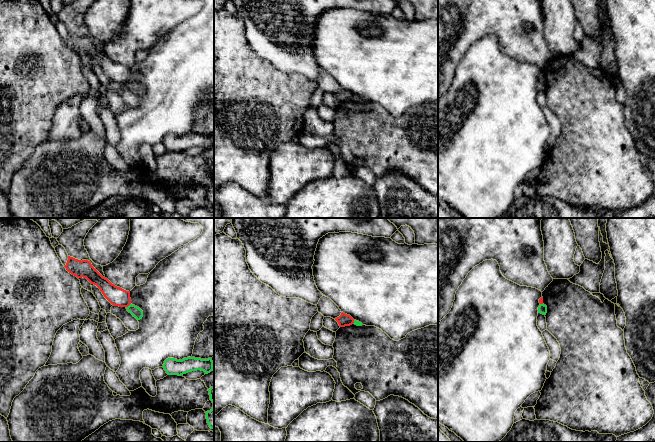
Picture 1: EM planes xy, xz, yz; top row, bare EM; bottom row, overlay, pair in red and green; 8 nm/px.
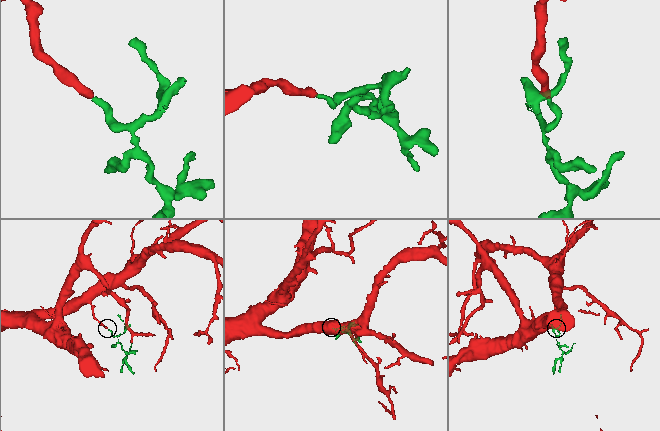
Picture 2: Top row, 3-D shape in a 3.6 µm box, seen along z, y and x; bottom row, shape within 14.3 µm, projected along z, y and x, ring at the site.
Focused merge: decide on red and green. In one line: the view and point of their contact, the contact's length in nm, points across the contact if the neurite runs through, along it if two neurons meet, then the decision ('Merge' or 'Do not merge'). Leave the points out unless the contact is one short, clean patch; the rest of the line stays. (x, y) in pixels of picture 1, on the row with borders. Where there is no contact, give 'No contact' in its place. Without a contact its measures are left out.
Touches red at xy (128, 305). Shared border 50 nm. Boundary: xy (130, 303), (126, 307). Do not merge

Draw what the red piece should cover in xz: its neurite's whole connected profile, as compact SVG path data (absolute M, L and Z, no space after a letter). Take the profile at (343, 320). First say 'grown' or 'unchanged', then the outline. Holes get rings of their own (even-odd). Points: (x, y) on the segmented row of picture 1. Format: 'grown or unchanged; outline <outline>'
unchanged; outline M343 312L339 317L335 318L335 320L338 322L340 327L350 326L354 323L354 319Z

